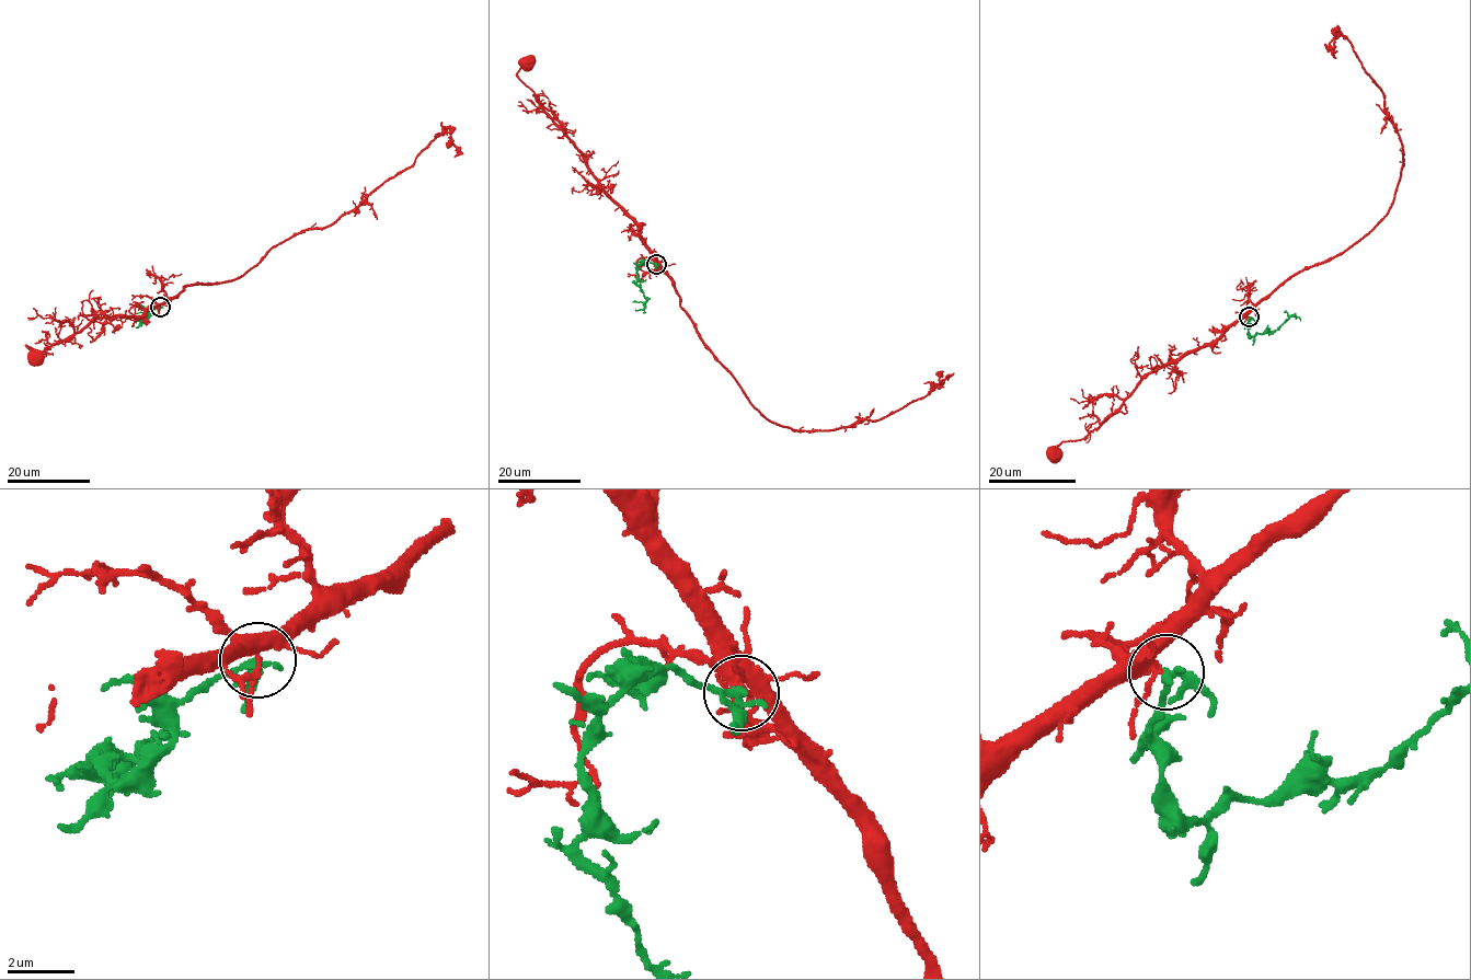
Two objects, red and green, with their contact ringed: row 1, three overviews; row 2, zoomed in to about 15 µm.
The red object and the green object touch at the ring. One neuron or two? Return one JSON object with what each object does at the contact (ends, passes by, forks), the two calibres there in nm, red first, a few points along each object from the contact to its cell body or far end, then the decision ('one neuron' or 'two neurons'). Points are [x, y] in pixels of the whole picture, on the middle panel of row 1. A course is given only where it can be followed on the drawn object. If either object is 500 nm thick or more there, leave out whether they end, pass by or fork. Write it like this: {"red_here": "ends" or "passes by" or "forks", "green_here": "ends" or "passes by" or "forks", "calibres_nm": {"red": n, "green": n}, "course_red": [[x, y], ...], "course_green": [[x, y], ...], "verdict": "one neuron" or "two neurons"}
{"red_here": "forks", "green_here": "passes by", "calibres_nm": {"red": 280, "green": 280}, "course_red": [[656, 263], [638, 226], [604, 189], [561, 128], [518, 77], [525, 65]], "course_green": [[656, 264], [645, 261], [636, 269], [635, 284], [645, 300], [632, 301]], "verdict": "two neurons"}

